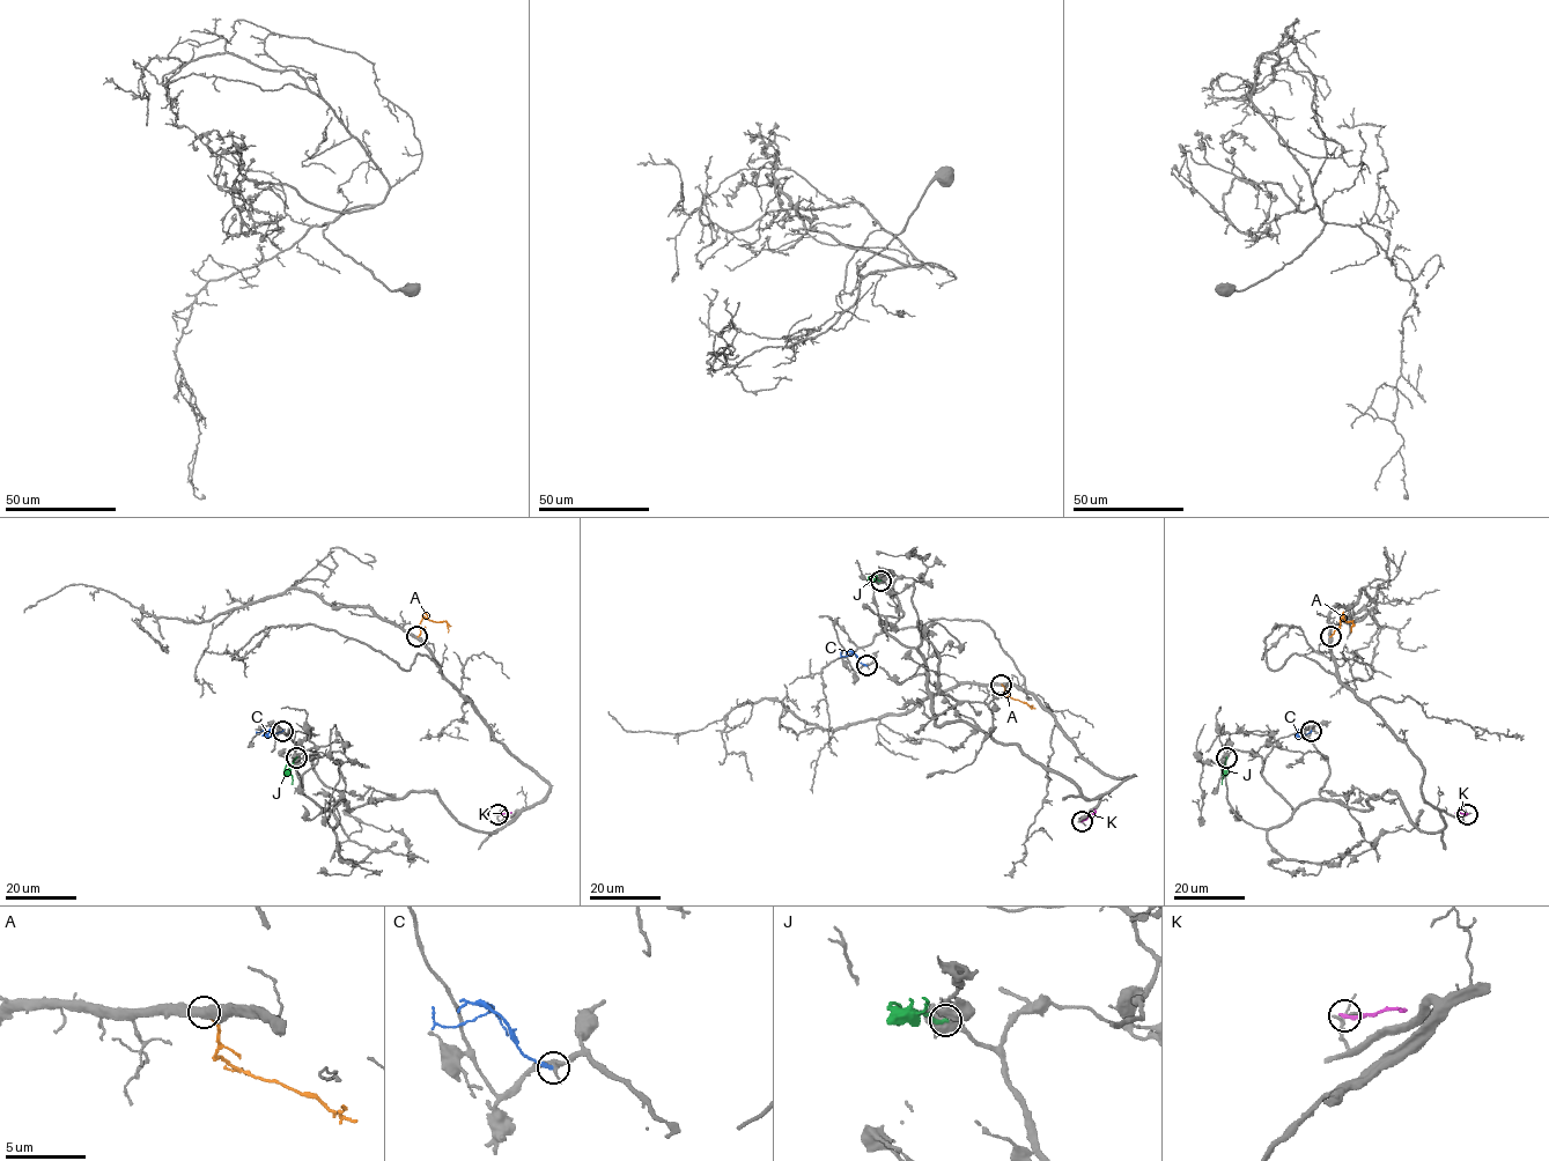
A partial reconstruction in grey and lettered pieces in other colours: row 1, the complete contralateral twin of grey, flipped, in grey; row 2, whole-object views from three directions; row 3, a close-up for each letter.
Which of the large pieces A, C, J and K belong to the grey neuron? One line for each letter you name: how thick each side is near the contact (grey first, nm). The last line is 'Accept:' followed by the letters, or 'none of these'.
J: 550 nm thick on the grey side, 240 nm on the other
Accept: J

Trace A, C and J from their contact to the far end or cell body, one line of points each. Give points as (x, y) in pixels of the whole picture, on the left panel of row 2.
A: (417, 636), (423, 618), (445, 621), (448, 631)
C: (282, 731), (270, 736), (270, 731), (256, 733)
J: (296, 758), (290, 773), (290, 784)

